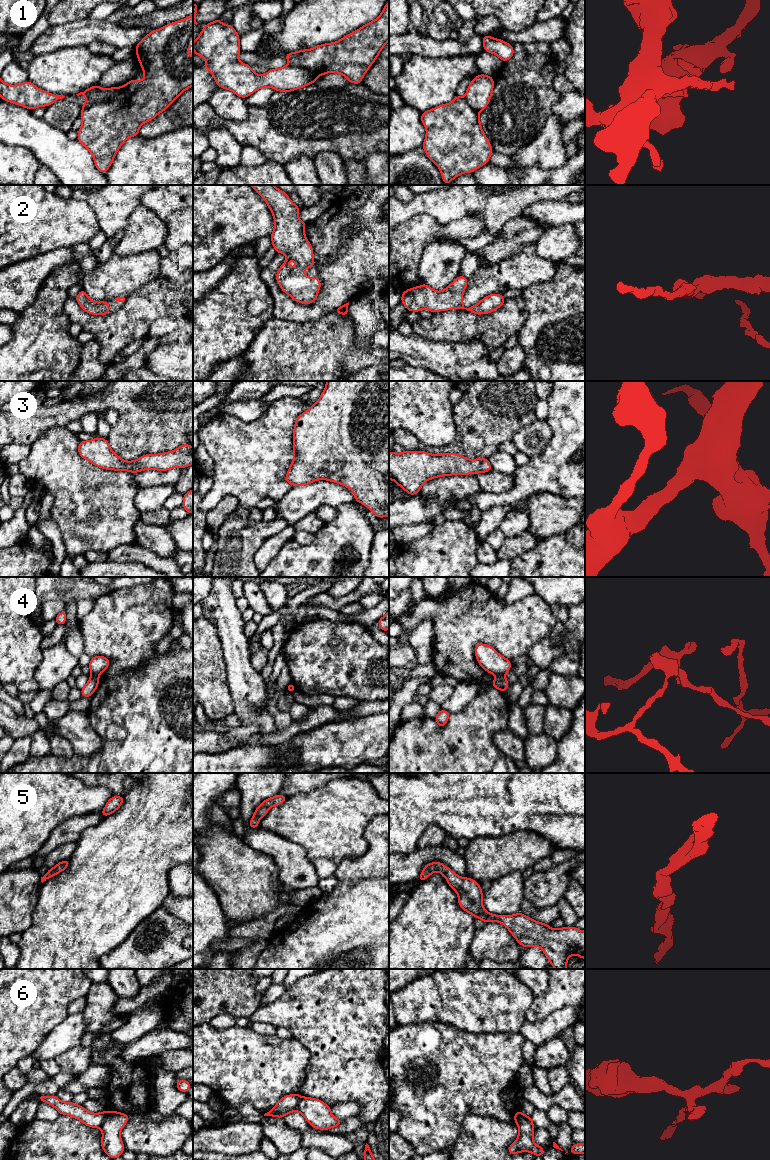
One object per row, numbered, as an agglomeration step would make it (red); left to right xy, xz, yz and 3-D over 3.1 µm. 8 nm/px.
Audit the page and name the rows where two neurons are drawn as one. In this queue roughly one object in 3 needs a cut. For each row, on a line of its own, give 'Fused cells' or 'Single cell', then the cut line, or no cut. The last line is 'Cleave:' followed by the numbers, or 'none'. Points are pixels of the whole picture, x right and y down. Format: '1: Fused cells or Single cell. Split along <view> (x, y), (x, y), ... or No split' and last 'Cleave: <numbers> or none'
1: Fused cells. Split along xy (122, 87), (116, 95), (95, 102), (82, 109)
2: Single cell. No split
3: Single cell. No split
4: Fused cells. Split along yz (496, 675), (504, 676)
5: Single cell. No split
6: Fused cells. Split along xy (107, 1111), (106, 1117), (99, 1127)
Cleave: 1, 4, 6

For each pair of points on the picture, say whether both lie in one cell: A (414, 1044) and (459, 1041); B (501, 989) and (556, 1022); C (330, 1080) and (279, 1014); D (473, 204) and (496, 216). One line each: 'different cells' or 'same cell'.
A: same cell
B: different cells
C: same cell
D: same cell

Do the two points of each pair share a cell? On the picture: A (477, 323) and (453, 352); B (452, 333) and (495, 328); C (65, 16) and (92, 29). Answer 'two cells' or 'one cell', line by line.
A: two cells
B: one cell
C: two cells

